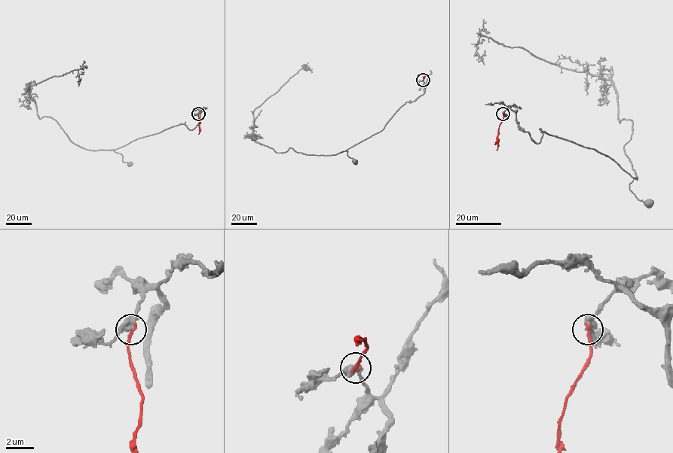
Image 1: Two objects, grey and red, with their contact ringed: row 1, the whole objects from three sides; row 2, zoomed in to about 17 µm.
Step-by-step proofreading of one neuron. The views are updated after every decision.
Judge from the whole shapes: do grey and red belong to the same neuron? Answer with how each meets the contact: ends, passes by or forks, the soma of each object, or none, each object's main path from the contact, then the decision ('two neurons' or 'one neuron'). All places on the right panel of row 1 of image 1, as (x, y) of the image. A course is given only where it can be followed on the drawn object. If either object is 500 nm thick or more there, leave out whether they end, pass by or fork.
grey passes by | red ends | grey (649, 203) | red none | grey via (503, 114), (513, 110), (518, 126), (536, 143), (545, 132), (610, 158), (634, 179), (630, 190), (650, 204) | red via (503, 114), (498, 130), (497, 150) | two neurons

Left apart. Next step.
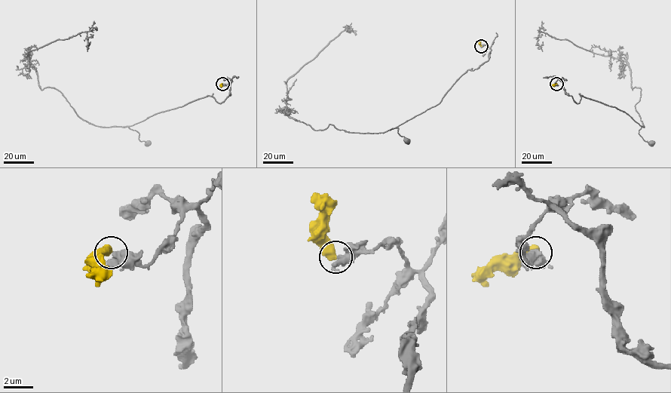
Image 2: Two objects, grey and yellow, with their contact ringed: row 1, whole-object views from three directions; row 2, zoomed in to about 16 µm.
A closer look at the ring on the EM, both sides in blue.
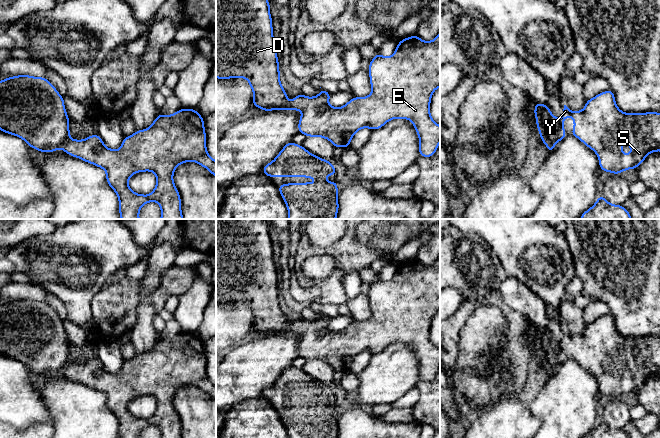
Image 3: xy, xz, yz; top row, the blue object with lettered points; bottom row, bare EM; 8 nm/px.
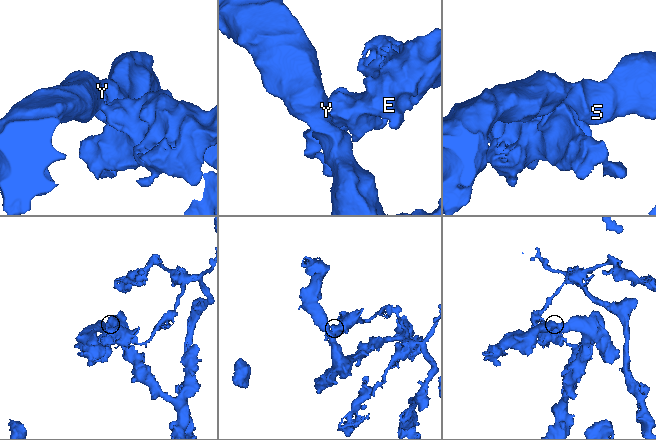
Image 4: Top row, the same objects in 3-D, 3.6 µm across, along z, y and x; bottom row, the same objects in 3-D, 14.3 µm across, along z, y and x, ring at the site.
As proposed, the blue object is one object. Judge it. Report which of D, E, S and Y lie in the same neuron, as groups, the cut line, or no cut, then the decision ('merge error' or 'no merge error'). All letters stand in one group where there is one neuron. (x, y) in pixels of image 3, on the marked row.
groups D S Y / E; cut xy (69, 138), (62, 147); merge error

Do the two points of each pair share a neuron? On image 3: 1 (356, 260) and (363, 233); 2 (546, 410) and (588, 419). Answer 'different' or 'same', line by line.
1: different
2: same

